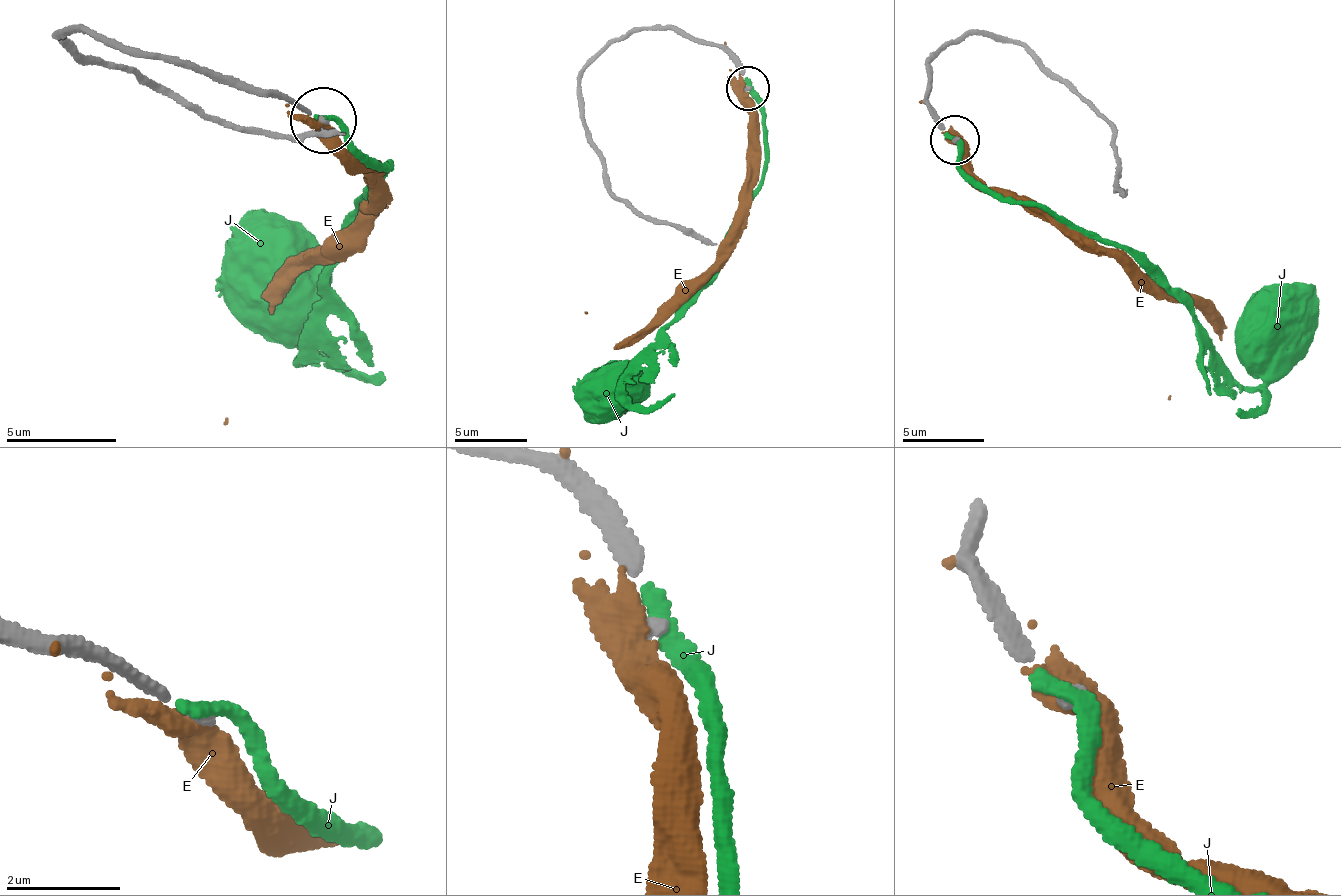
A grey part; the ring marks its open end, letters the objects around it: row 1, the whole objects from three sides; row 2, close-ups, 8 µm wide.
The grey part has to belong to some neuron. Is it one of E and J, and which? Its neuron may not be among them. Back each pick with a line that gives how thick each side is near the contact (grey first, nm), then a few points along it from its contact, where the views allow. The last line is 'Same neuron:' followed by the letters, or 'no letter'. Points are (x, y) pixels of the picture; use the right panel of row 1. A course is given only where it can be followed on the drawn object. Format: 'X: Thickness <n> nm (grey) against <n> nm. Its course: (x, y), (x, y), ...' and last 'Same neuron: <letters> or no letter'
Same neuron: no letter

